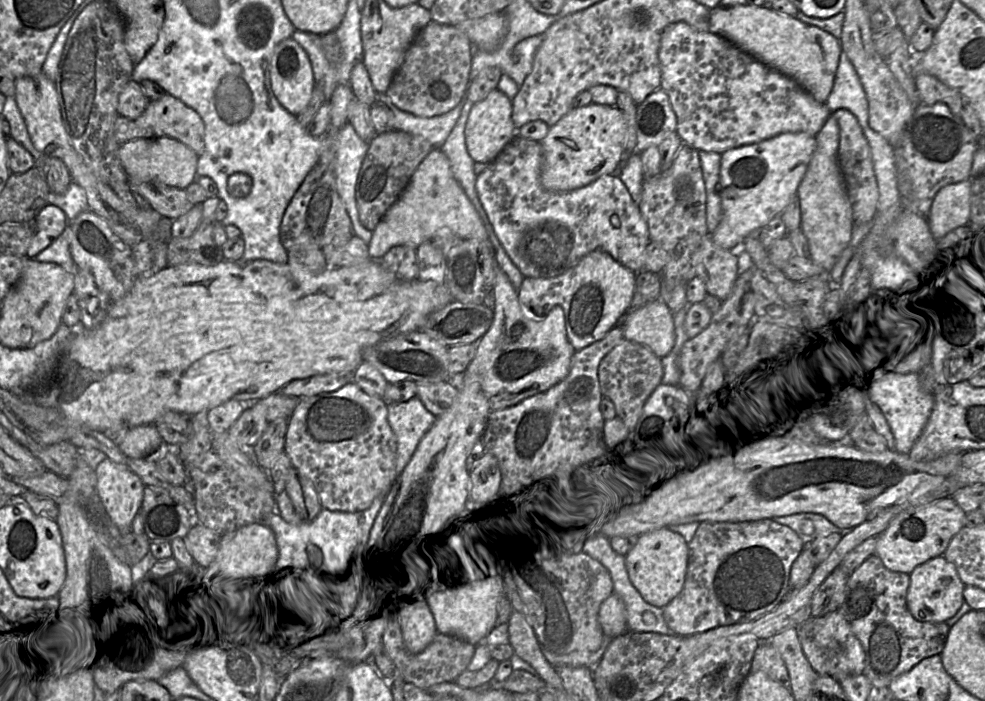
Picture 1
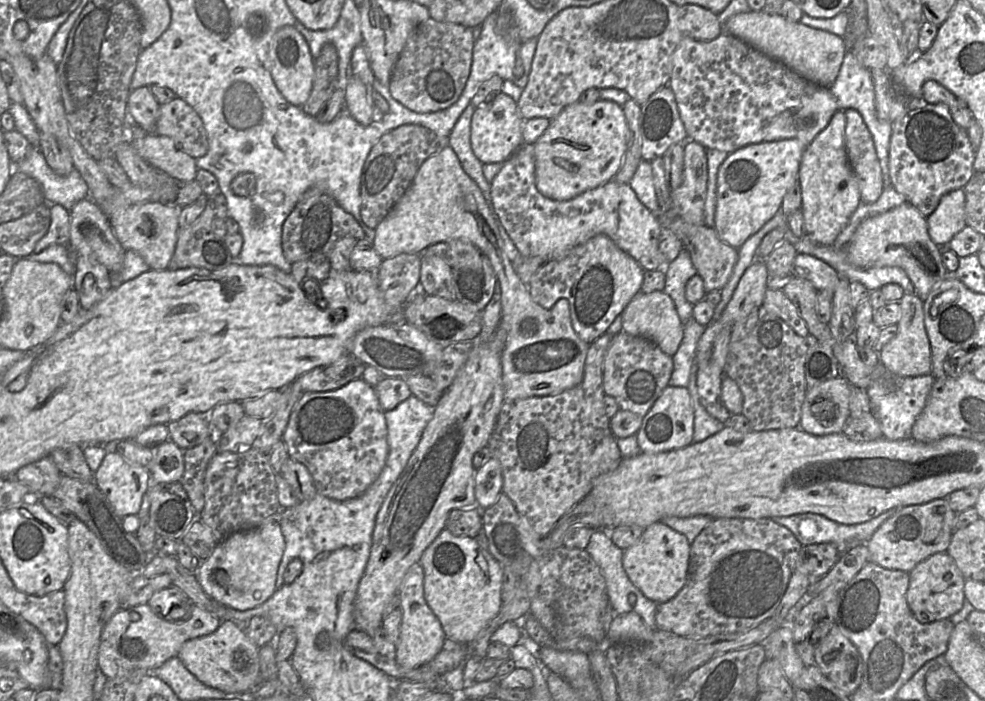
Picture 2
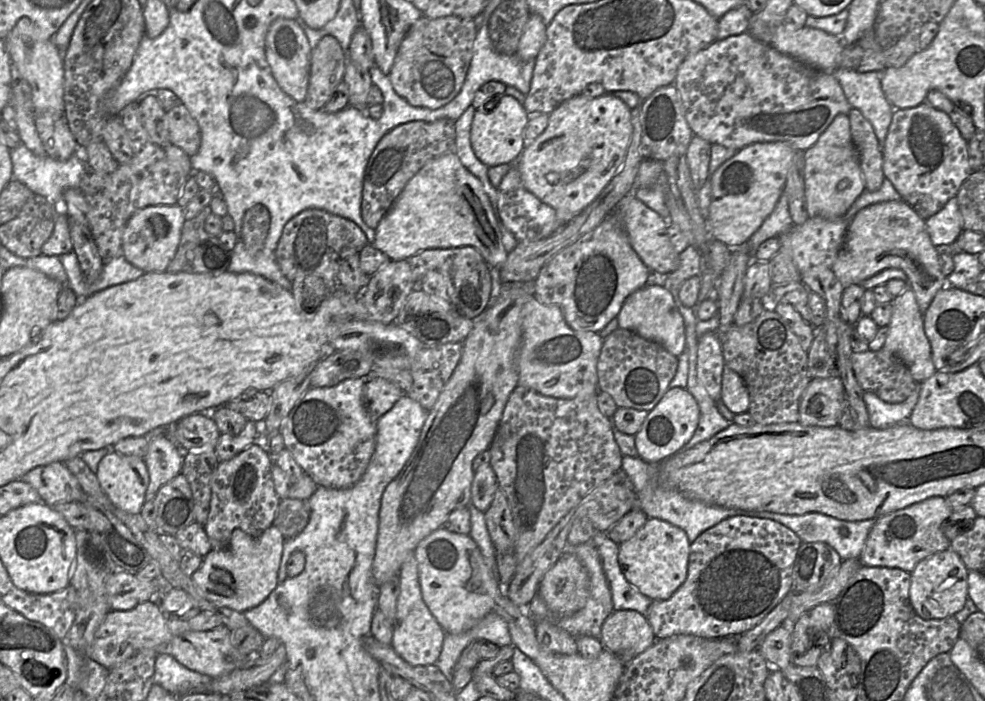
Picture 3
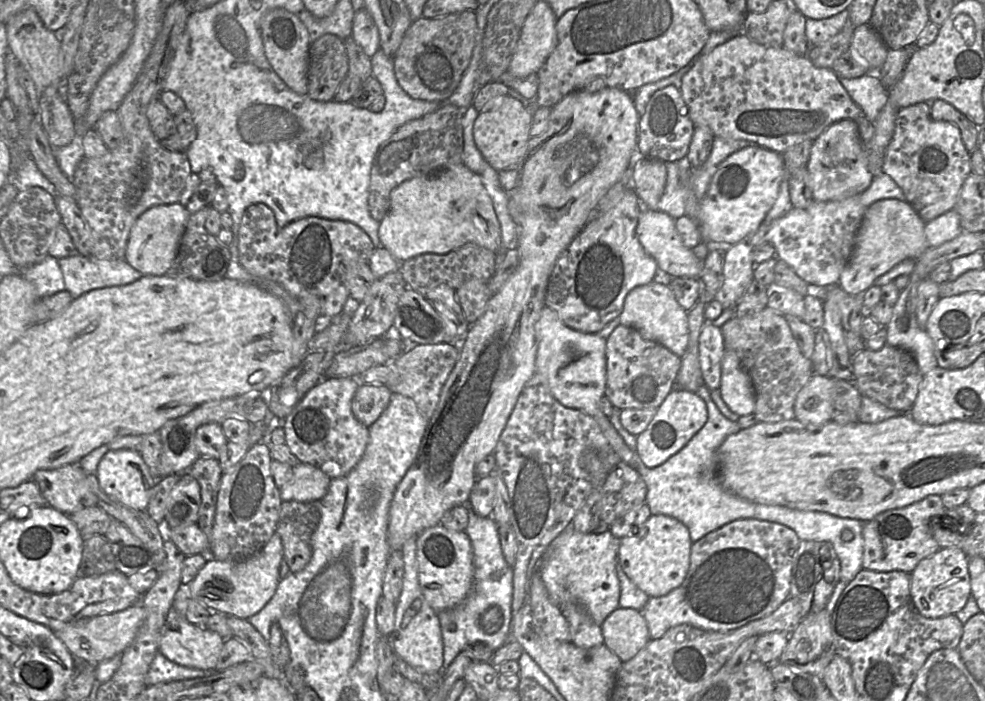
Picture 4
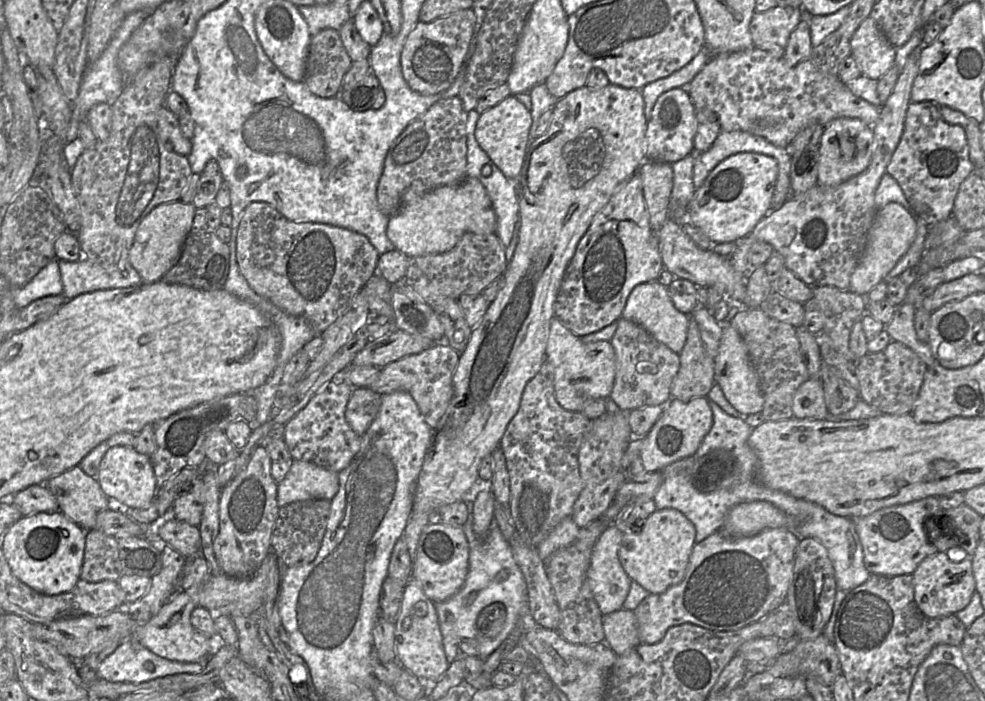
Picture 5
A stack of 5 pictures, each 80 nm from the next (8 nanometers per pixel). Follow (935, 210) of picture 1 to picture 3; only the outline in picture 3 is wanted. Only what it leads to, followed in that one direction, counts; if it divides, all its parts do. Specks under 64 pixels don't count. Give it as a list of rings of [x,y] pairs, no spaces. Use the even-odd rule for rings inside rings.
[[[952,197],[936,214],[925,220],[926,231],[938,249],[950,247],[963,229],[963,218],[956,197]]]

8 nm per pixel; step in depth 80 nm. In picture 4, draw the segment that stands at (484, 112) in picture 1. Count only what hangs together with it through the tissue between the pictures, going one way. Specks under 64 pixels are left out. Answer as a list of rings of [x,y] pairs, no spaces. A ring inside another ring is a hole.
[[[509,95],[499,100],[495,109],[479,112],[473,126],[474,141],[484,159],[498,172],[520,165],[531,139],[532,113],[533,109]]]

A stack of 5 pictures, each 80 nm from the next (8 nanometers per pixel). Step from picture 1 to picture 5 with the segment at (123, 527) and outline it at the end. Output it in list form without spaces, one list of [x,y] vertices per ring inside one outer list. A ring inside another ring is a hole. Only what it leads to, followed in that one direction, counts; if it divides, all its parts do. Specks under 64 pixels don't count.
[[[110,447],[101,459],[96,480],[103,493],[118,507],[126,509],[145,509],[152,503],[156,496],[157,484],[150,456],[139,453],[135,447]]]

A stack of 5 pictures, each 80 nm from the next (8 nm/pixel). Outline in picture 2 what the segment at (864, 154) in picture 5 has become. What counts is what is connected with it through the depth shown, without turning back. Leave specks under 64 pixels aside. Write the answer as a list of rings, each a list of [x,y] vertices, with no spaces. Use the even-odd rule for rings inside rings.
[[[844,110],[834,113],[828,125],[806,146],[799,170],[801,210],[805,235],[821,245],[832,245],[852,213],[861,203],[857,178],[850,166],[845,146]]]

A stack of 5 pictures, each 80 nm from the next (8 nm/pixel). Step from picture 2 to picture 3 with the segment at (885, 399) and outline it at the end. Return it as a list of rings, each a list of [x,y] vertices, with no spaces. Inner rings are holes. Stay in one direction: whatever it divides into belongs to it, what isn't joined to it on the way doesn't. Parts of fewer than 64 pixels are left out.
[[[917,387],[911,395],[901,403],[887,403],[872,392],[864,392],[865,403],[870,427],[886,429],[900,423],[909,422],[910,415],[919,398],[920,388]]]

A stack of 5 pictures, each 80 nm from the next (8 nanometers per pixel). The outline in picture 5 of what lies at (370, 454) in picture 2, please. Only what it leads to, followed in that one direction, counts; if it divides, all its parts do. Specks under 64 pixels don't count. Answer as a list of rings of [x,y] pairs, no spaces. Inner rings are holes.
[[[341,378],[328,382],[285,424],[284,440],[292,459],[313,462],[336,473],[351,463],[361,446],[361,436],[350,427],[345,416],[353,389]]]

